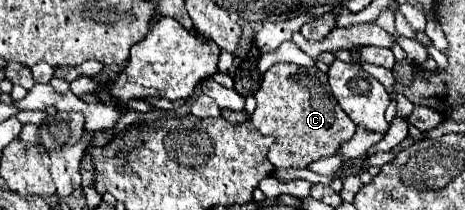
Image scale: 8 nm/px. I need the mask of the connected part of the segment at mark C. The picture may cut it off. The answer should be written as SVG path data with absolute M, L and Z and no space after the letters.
M278 63L264 73L262 87L256 91L256 111L252 123L264 135L272 135L276 141L268 151L268 159L274 167L306 169L312 161L334 155L334 151L352 139L356 127L348 115L340 109L334 95L328 91L326 73L312 67L298 67Z

